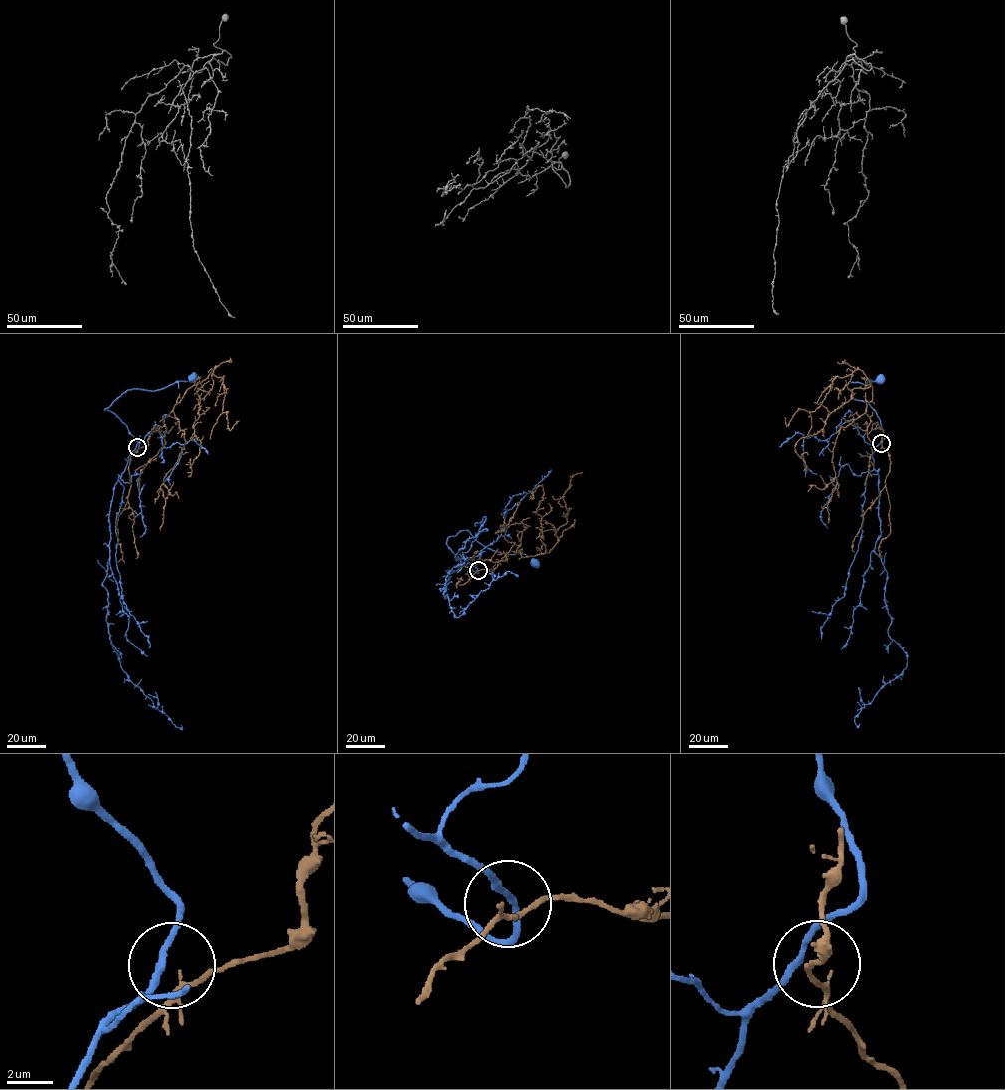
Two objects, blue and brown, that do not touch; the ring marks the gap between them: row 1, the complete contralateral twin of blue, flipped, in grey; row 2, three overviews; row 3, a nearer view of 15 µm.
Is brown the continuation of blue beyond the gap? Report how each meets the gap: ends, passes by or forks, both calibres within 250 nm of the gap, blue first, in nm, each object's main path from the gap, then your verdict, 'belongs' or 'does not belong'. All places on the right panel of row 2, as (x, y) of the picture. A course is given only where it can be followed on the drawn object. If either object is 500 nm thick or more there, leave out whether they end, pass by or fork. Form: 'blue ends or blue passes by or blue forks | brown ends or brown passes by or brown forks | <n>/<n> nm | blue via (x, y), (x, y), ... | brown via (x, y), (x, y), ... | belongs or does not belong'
blue passes by | brown passes by | 280/150 nm | blue via (880, 442), (885, 437), (881, 421), (867, 403), (852, 397), (847, 384), (868, 387), (870, 380), (880, 378) | brown via (882, 444), (883, 430), (867, 433), (872, 387), (860, 369), (837, 376), (815, 411), (785, 417) | belongs

